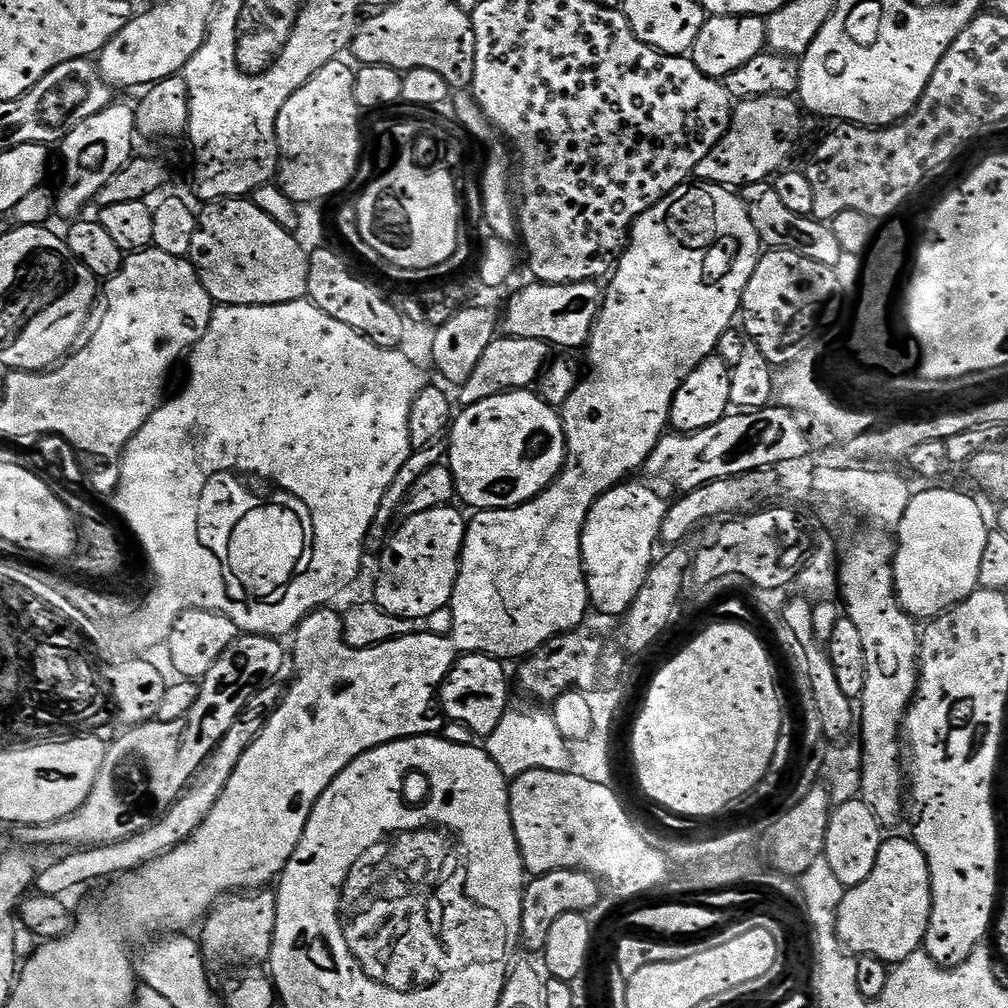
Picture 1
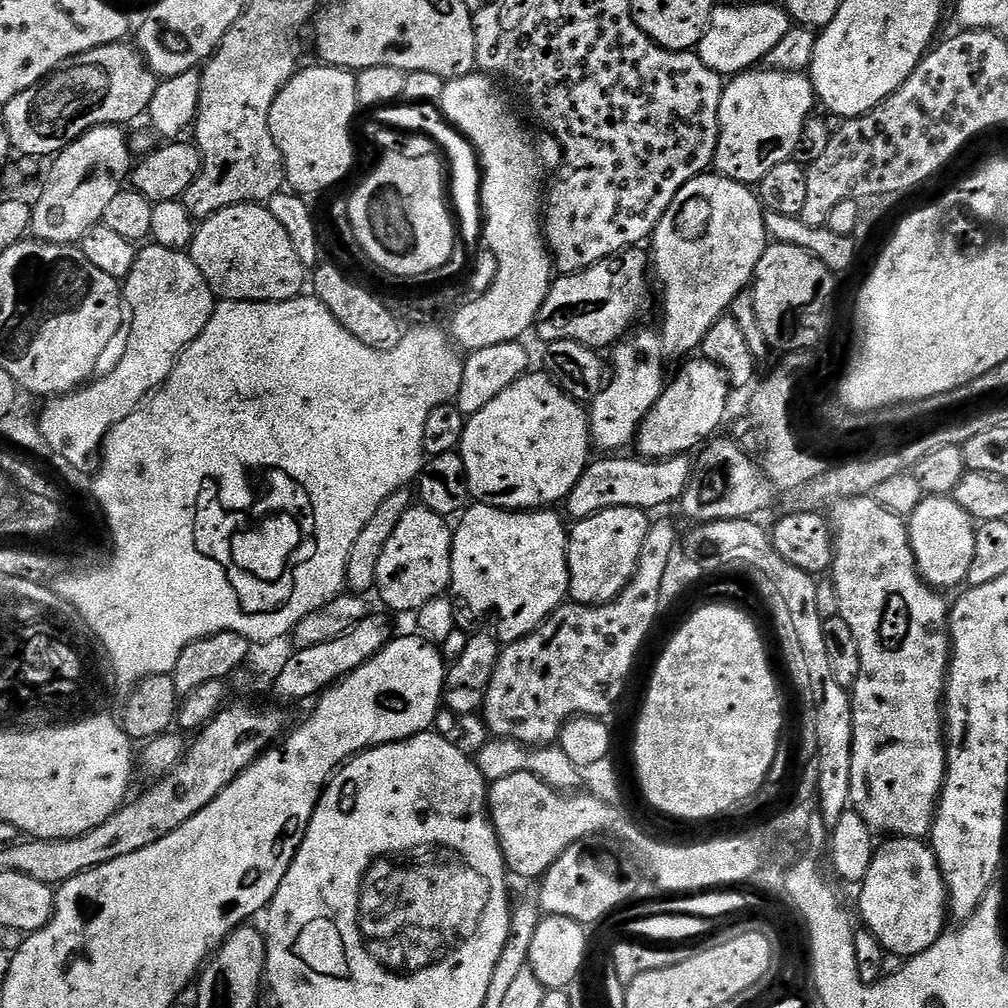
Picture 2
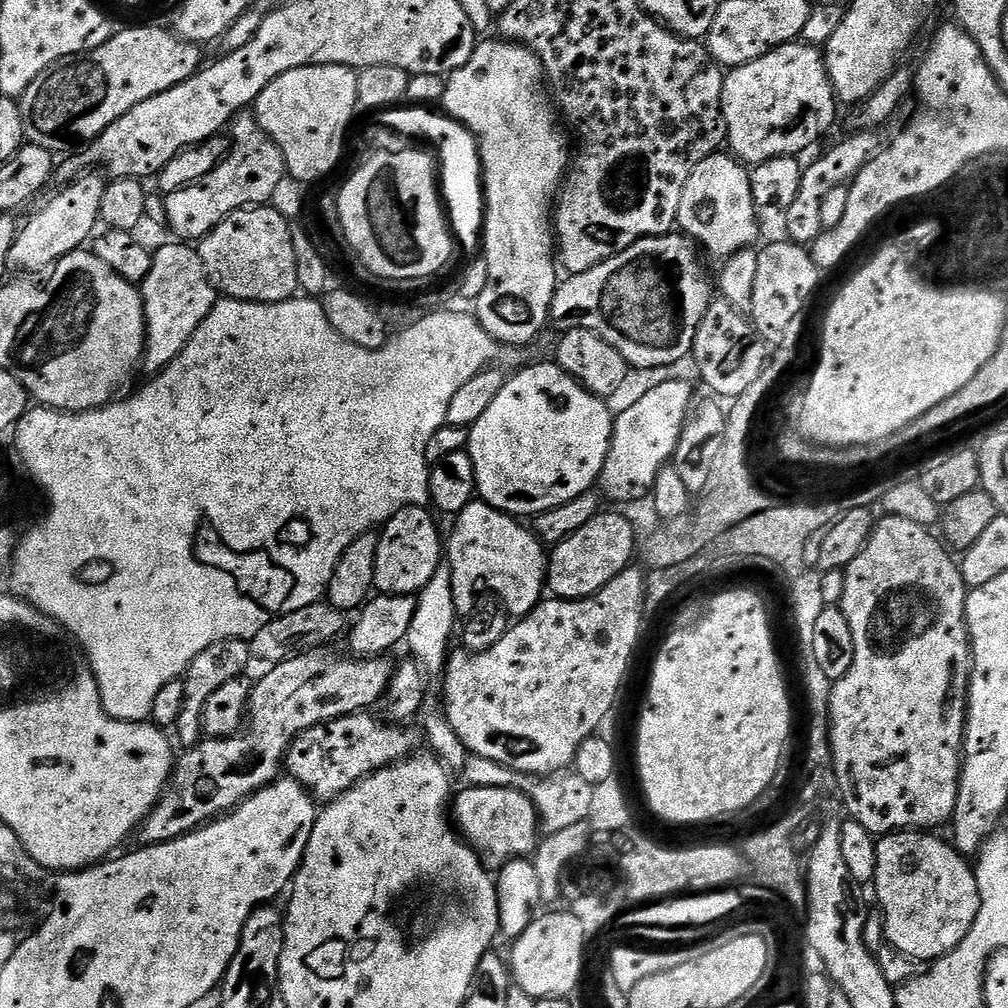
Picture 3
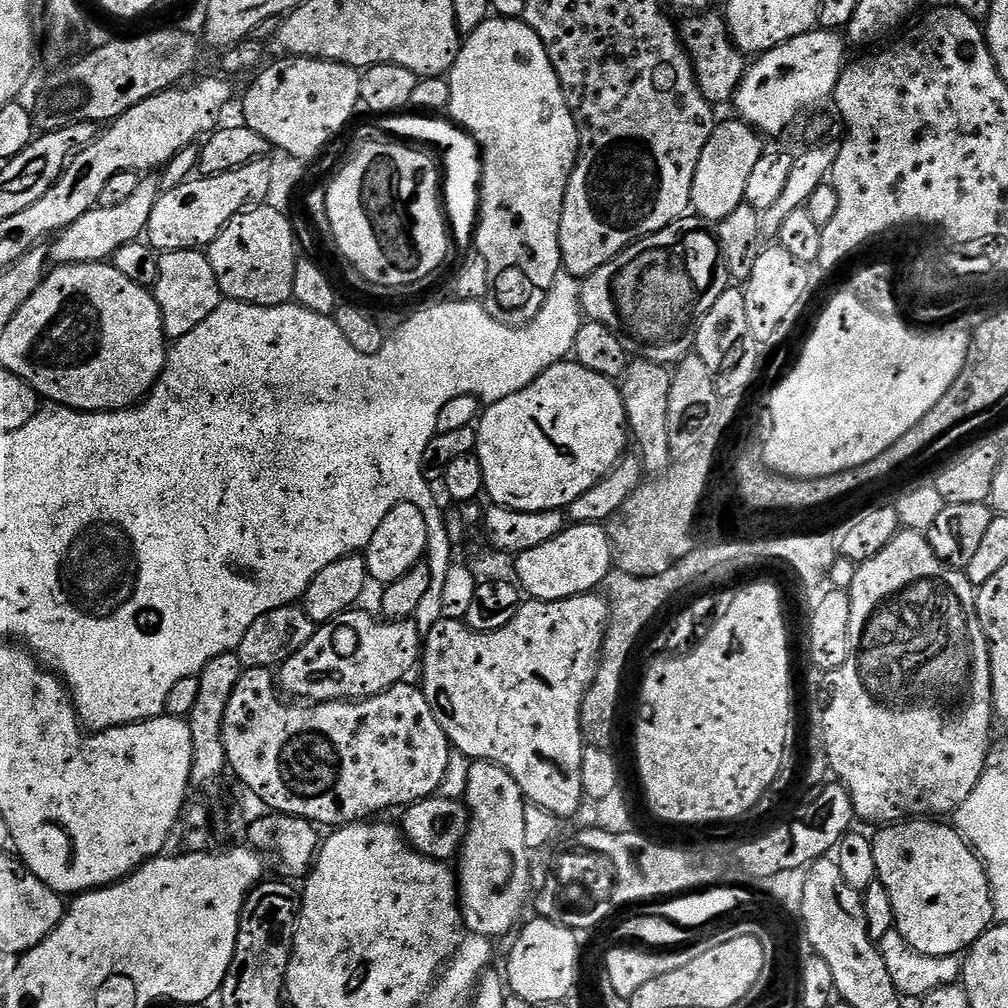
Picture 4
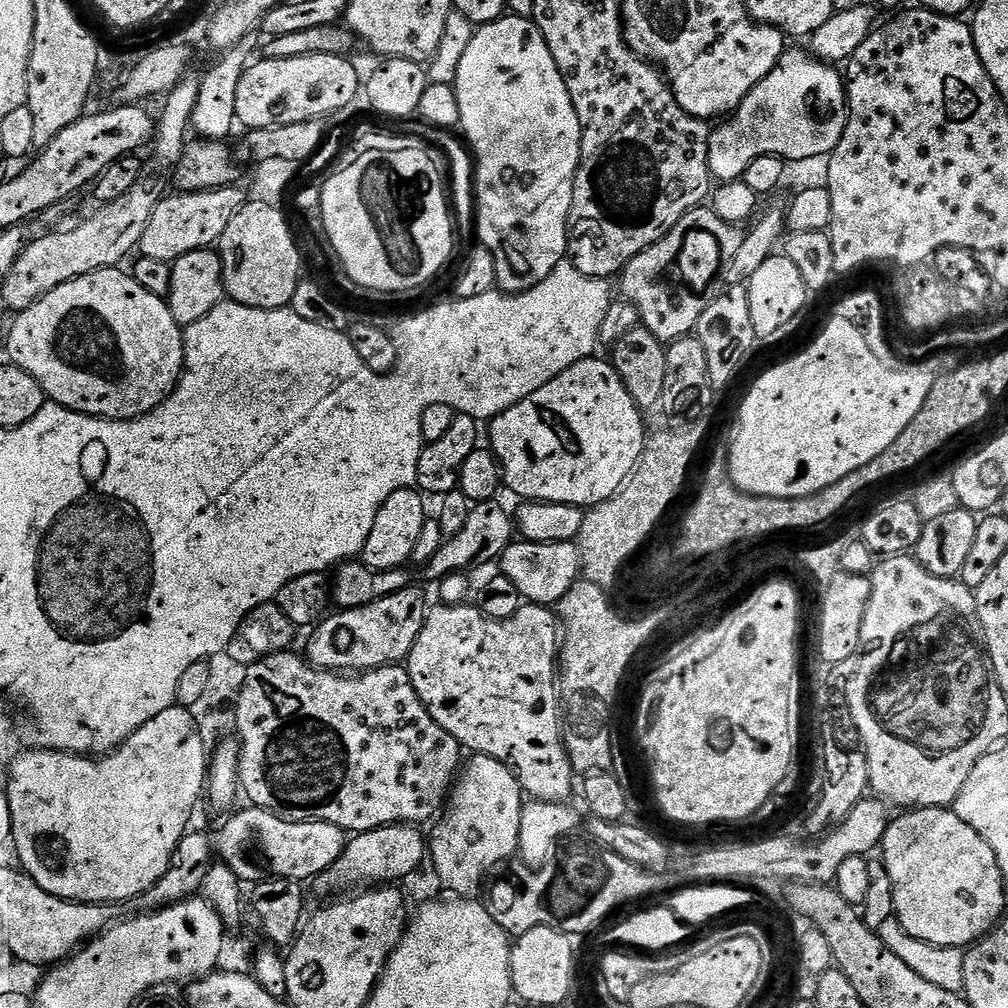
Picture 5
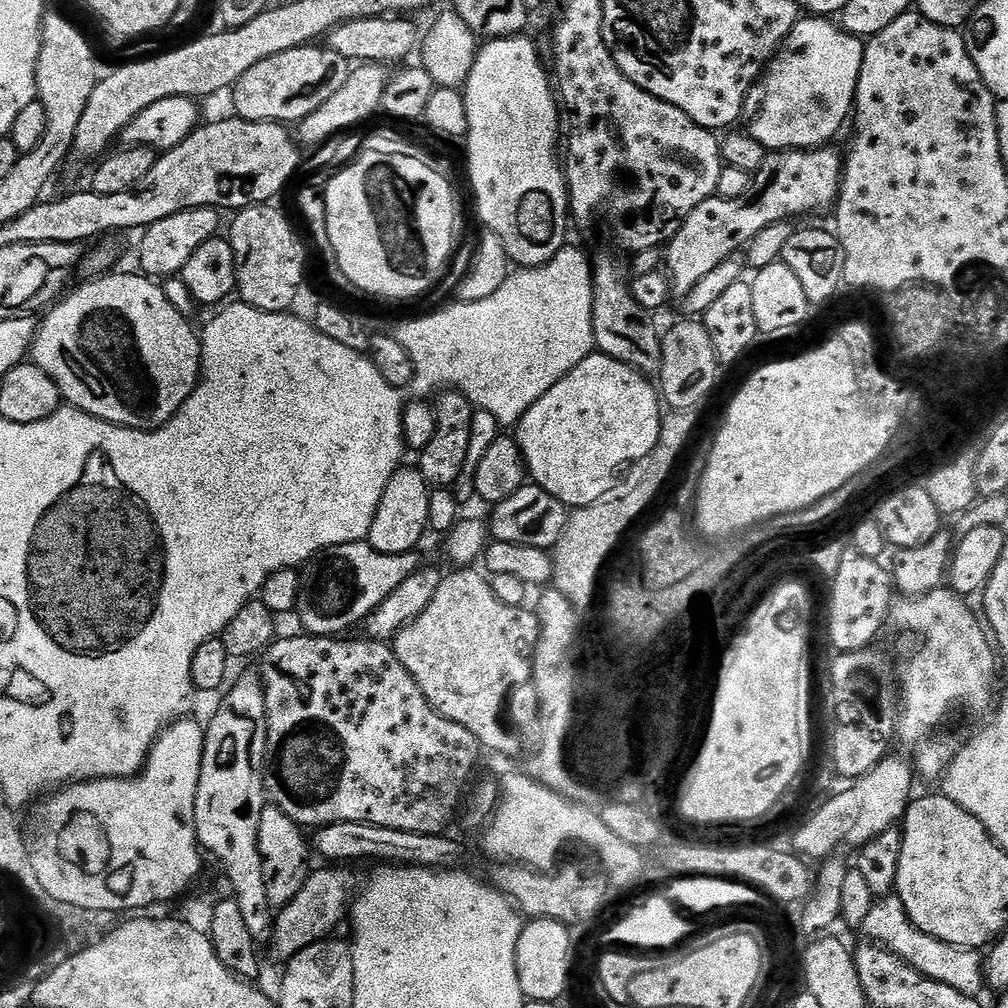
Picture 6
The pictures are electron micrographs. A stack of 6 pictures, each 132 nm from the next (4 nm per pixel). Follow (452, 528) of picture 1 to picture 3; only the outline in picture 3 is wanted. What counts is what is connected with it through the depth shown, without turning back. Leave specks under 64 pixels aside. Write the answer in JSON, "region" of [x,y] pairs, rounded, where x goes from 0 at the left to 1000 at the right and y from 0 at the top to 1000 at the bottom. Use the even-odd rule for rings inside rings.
{"region":[[[414,502],[395,506],[395,510],[381,517],[375,528],[374,554],[370,567],[371,583],[374,588],[383,591],[413,591],[419,584],[428,580],[431,569],[438,562],[438,553],[442,548],[441,541],[438,539],[438,528],[437,532],[437,524],[433,521],[432,514],[434,515],[424,503]]]}

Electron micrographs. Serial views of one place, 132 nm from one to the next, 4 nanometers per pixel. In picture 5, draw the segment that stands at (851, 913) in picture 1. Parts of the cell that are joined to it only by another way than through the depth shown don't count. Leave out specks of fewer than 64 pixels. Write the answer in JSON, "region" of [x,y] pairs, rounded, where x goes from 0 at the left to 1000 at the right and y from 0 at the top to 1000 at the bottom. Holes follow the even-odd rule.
{"region":[[[943,801],[906,802],[893,808],[890,813],[888,811],[882,816],[877,828],[875,852],[879,863],[883,867],[883,879],[887,879],[887,911],[897,920],[899,927],[903,927],[915,935],[923,935],[927,938],[935,938],[936,940],[959,941],[967,937],[969,933],[979,929],[989,914],[997,908],[996,881],[998,881],[998,874],[994,871],[990,851],[986,851],[986,843],[982,843],[982,839],[978,839],[978,831],[974,831],[974,827],[970,827],[970,823],[966,823],[966,819],[958,819],[958,815],[954,815],[954,812],[950,812],[950,808]]]}

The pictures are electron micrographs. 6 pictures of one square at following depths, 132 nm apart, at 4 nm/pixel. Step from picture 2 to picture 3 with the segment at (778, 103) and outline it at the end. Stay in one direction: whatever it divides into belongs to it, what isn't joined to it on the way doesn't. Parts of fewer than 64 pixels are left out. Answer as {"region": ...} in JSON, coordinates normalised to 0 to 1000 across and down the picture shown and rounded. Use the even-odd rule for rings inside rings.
{"region":[[[797,42],[777,44],[756,58],[725,68],[719,74],[714,100],[721,150],[739,165],[773,155],[793,156],[824,129],[831,104],[816,51]]]}

